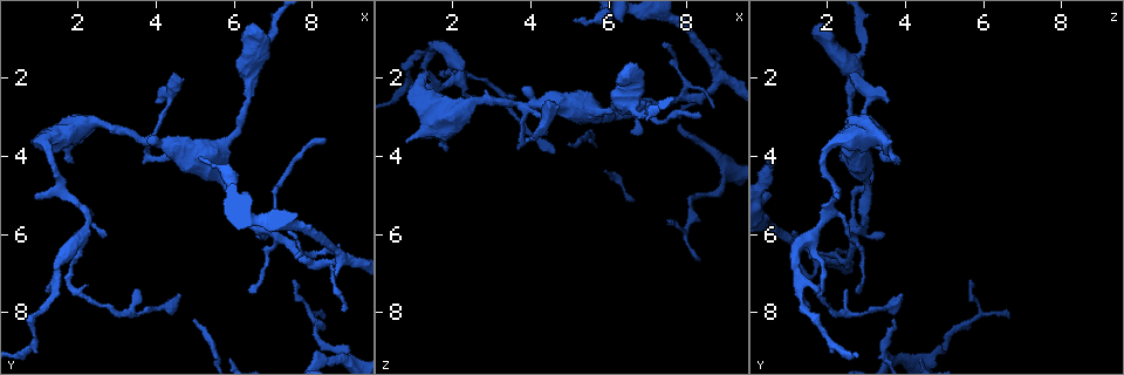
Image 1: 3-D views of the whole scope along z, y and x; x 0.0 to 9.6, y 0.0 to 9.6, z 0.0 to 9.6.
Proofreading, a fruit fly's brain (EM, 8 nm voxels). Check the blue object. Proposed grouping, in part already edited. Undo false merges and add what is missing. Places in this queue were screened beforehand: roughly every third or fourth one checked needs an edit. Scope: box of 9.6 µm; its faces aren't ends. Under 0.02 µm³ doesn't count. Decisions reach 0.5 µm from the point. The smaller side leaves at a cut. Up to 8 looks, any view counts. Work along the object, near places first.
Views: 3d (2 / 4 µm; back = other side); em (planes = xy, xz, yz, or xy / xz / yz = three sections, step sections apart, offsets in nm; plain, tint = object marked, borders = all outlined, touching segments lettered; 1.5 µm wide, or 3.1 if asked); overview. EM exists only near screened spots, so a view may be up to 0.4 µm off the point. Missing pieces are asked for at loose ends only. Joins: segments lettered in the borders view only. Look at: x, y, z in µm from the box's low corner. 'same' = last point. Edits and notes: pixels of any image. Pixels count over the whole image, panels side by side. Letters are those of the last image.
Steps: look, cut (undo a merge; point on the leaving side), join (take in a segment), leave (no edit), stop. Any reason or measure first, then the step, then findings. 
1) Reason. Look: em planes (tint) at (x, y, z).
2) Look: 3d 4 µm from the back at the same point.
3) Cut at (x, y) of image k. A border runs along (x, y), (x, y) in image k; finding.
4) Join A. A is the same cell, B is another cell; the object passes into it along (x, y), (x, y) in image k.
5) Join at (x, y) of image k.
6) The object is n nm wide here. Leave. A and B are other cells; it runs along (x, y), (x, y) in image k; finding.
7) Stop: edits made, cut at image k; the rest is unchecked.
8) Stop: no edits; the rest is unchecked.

Tapers out. Look: em xz step 4 (borders) at (4.60, 7.50, 3.85).

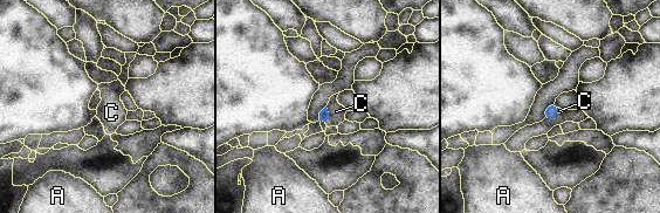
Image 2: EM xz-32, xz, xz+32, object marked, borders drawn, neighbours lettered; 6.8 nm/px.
Look: em planes (borders) at the same point.

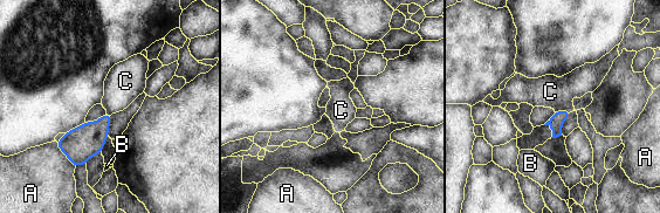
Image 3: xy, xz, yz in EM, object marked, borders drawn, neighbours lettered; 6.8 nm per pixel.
The object is 90 nm wide here. Leave. A, B and C are other cells; a border runs along (571, 111), (558, 109), (555, 112) in image 3; none of them fits.

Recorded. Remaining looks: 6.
Look: 3d 2 µm at (7.85, 6.70, 2.50).

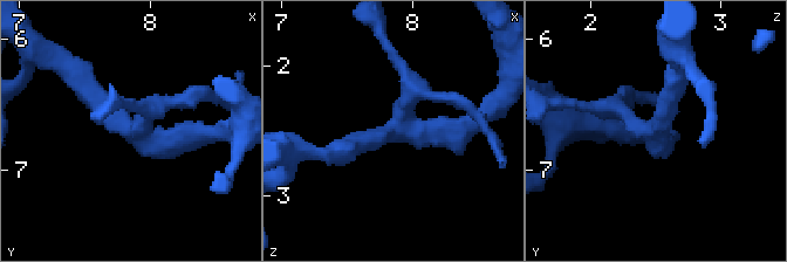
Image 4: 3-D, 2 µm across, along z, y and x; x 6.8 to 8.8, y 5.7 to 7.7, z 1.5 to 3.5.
Shape alone is not enough. Look: em planes (plain) at (7.80, 6.66, 2.50).

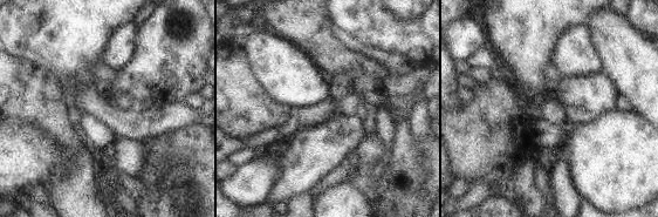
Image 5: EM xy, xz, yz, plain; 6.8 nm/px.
What lies round it. Look: em planes (borders) at the same point.

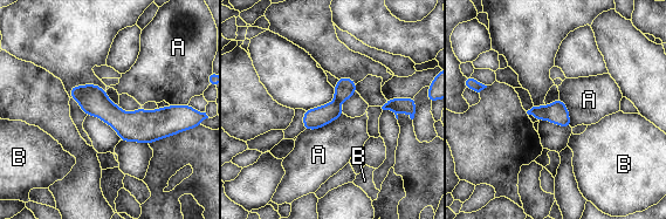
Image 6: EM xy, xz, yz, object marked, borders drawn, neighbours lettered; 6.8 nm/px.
Cut at (539, 113) of image 6. A and B are other cells; a second neuron is stuck on.

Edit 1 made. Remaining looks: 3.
Narrows sharply. Look: 3d 2 µm at (1.85, 7.35, 1.90).

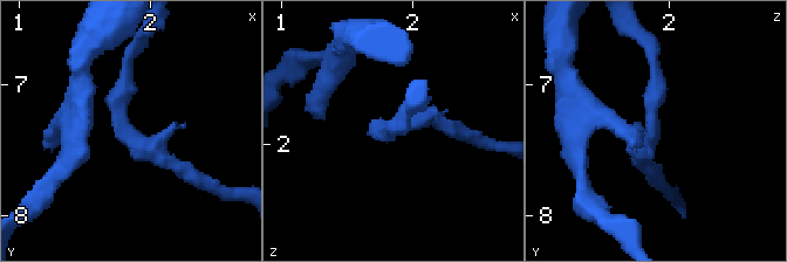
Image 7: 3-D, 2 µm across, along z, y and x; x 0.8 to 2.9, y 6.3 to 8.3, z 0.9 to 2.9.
Look: em planes (borders) at (1.80, 7.28, 1.90).

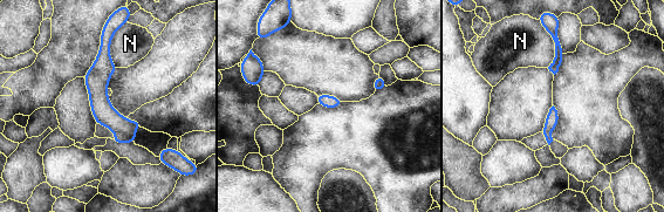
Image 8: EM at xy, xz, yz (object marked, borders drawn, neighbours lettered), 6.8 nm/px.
The object is 90 nm wide here. Leave. N is another cell; it runs along (110, 33), (100, 106), (131, 139) in image 8; one neuron here.

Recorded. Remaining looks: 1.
Stop: edits made, cut at image 6; the rest is unchecked.

